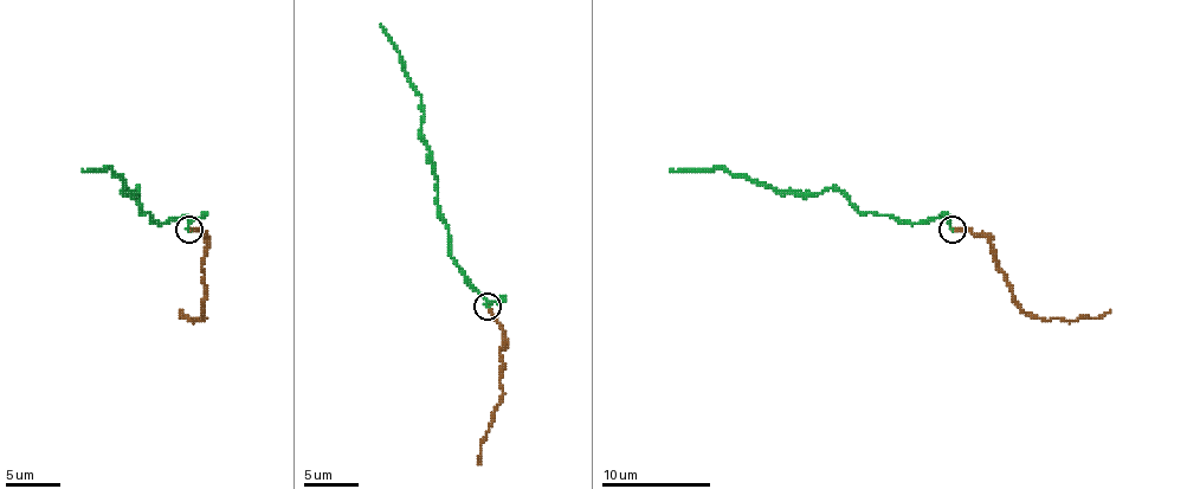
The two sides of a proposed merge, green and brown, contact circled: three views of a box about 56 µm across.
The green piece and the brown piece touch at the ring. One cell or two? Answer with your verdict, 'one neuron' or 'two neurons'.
one neuron

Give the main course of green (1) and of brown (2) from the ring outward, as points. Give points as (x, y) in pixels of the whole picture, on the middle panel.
1: (486, 307), (483, 296), (451, 255), (432, 173), (432, 152), (424, 135), (421, 95), (380, 24)
2: (489, 307), (502, 336), (502, 393), (478, 464)

